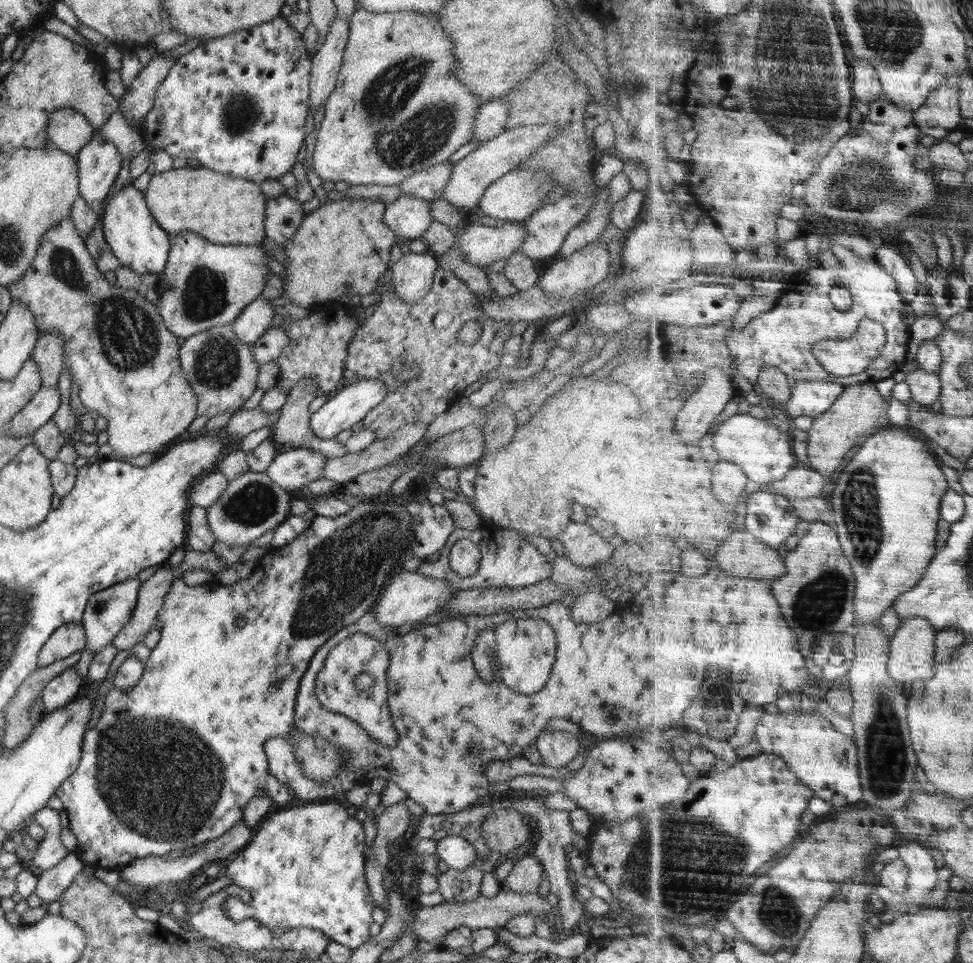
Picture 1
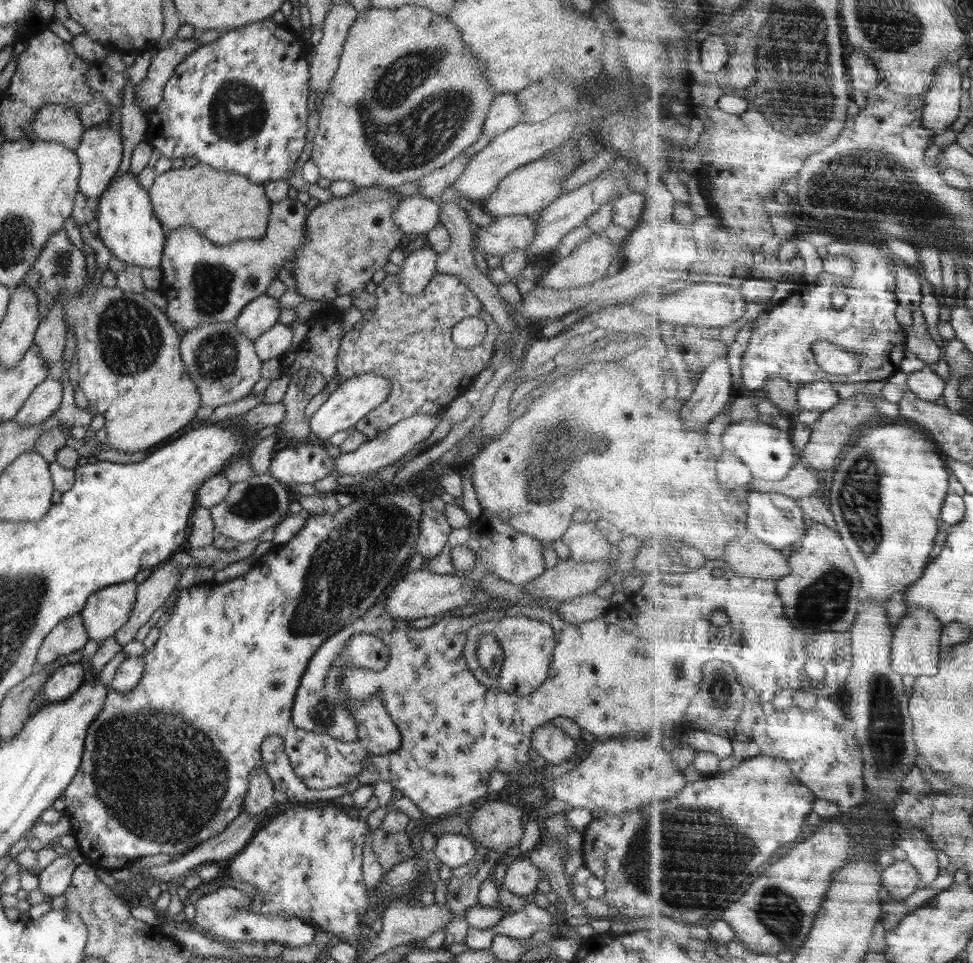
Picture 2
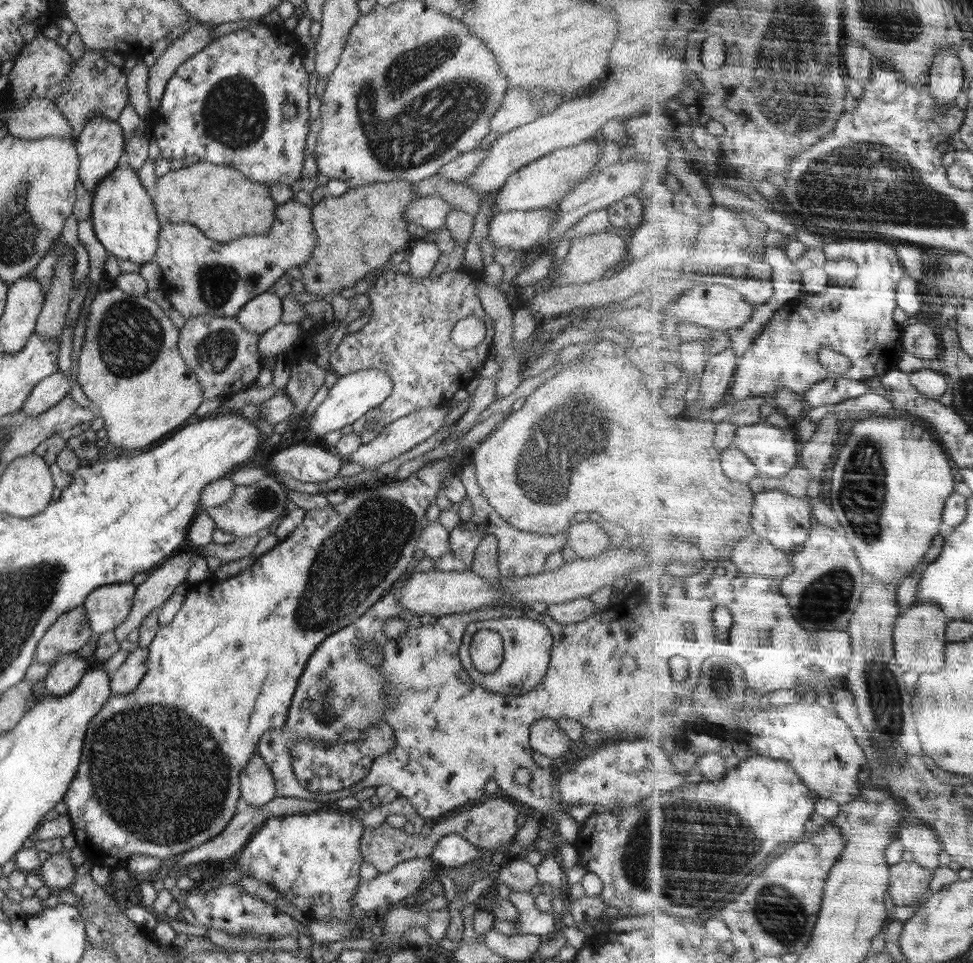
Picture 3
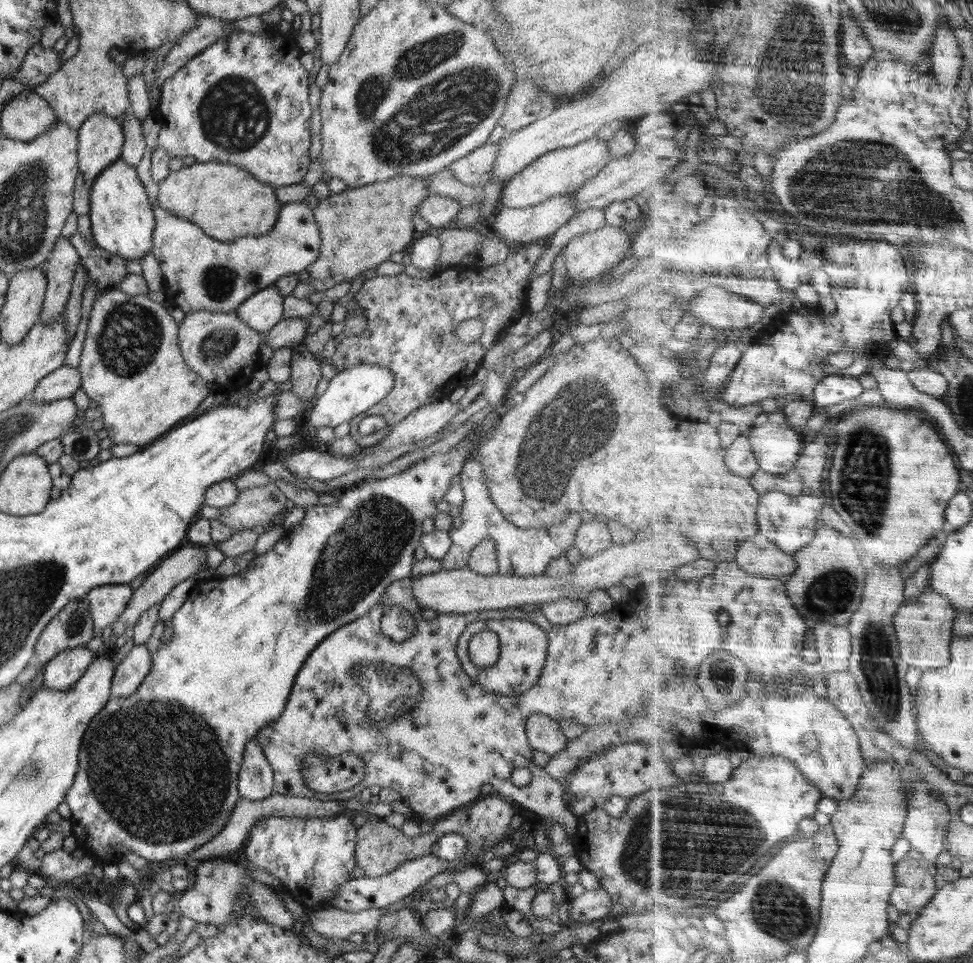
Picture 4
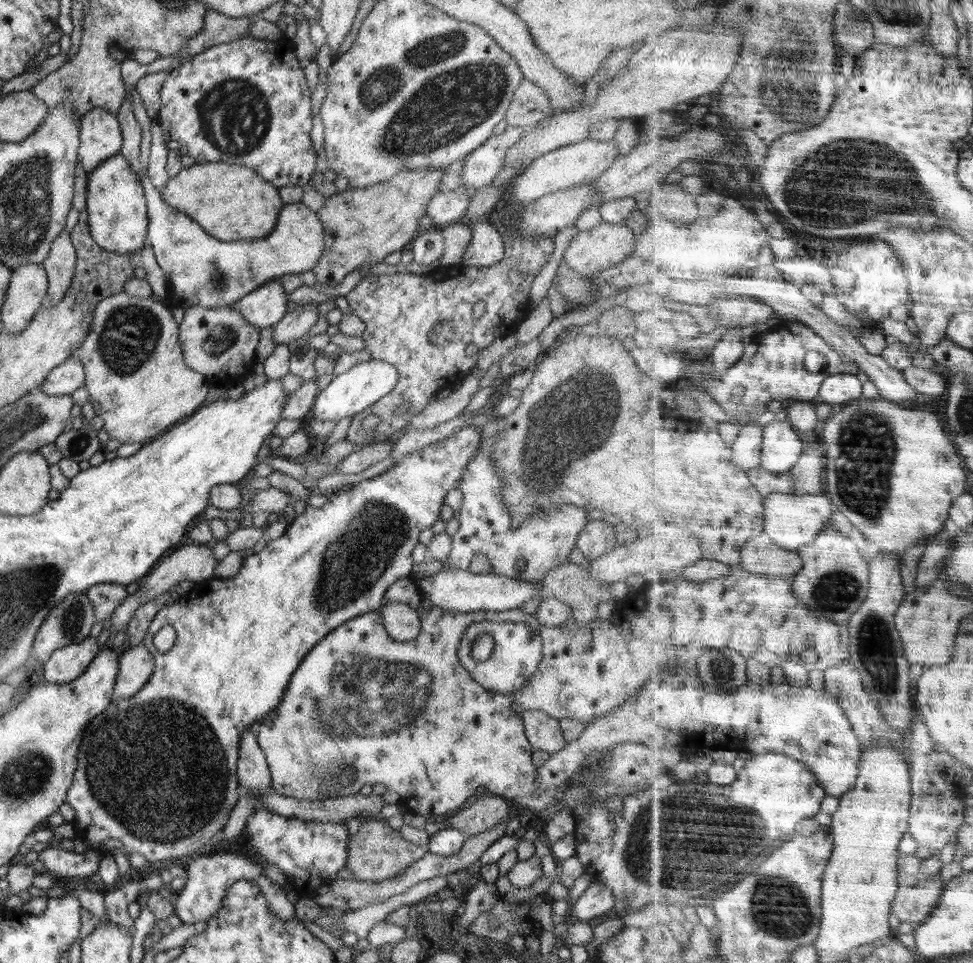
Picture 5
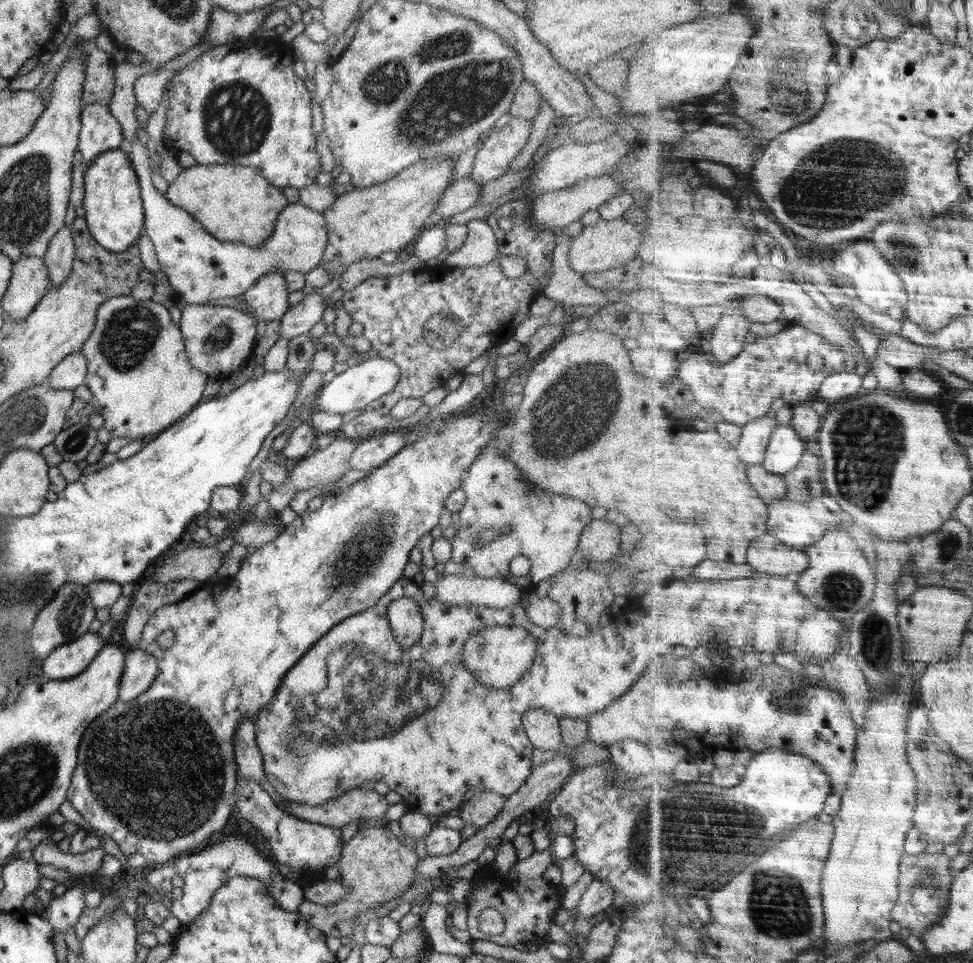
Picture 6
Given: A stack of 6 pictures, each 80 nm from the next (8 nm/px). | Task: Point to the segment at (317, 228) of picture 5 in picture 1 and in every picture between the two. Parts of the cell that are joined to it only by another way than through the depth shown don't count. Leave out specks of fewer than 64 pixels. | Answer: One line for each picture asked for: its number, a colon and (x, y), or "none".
1: (200, 287)
2: (203, 282)
3: (201, 277)
4: (201, 273)

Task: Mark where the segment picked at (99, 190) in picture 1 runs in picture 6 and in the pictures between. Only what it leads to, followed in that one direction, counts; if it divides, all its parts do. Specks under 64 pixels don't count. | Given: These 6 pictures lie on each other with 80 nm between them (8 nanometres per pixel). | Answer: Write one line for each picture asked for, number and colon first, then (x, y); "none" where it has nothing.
2: (100, 150)
3: (101, 147)
4: (101, 138)
5: (100, 137)
6: (100, 131)

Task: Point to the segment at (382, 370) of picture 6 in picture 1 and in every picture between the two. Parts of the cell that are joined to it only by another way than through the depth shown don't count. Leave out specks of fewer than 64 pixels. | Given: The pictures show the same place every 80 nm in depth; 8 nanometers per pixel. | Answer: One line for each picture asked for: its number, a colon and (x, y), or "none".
1: (354, 400)
2: (355, 397)
3: (351, 396)
4: (351, 392)
5: (349, 393)

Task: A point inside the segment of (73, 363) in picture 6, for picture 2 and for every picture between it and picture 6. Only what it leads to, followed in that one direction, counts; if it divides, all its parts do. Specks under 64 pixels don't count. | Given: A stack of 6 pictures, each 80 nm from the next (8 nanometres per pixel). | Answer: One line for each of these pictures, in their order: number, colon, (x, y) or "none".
2: (46, 397)
3: (50, 390)
4: (62, 383)
5: (63, 380)

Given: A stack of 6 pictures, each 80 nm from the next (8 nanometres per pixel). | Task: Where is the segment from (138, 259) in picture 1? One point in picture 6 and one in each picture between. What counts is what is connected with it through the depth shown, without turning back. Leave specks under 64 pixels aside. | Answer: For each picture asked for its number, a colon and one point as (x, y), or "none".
2: (126, 223)
3: (124, 219)
4: (122, 221)
5: (117, 211)
6: (114, 212)

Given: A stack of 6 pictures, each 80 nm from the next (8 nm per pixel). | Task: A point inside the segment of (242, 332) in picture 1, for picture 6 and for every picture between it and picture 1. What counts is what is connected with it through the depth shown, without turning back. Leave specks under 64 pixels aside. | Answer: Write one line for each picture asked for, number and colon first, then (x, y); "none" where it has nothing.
2: (256, 318)
3: (257, 316)
4: (262, 311)
5: (264, 307)
6: (267, 300)

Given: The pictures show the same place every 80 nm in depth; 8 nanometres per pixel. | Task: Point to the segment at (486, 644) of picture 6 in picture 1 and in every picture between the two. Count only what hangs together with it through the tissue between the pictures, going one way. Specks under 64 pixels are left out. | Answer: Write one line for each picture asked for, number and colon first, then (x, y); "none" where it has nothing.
1: (526, 648)
2: (528, 645)
3: (527, 645)
4: (523, 645)
5: (517, 652)

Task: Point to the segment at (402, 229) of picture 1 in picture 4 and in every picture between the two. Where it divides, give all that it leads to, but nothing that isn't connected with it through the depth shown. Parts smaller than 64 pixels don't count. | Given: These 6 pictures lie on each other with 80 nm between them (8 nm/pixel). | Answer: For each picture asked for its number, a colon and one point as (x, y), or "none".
2: (416, 214)
3: (430, 212)
4: (439, 211)

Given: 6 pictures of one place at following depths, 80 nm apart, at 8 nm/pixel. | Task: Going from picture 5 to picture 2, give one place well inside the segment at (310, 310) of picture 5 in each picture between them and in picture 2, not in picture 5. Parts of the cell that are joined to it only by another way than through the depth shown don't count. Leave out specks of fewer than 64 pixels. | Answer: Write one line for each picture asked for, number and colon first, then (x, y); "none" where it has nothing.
2: (272, 344)
3: (278, 339)
4: (289, 332)

